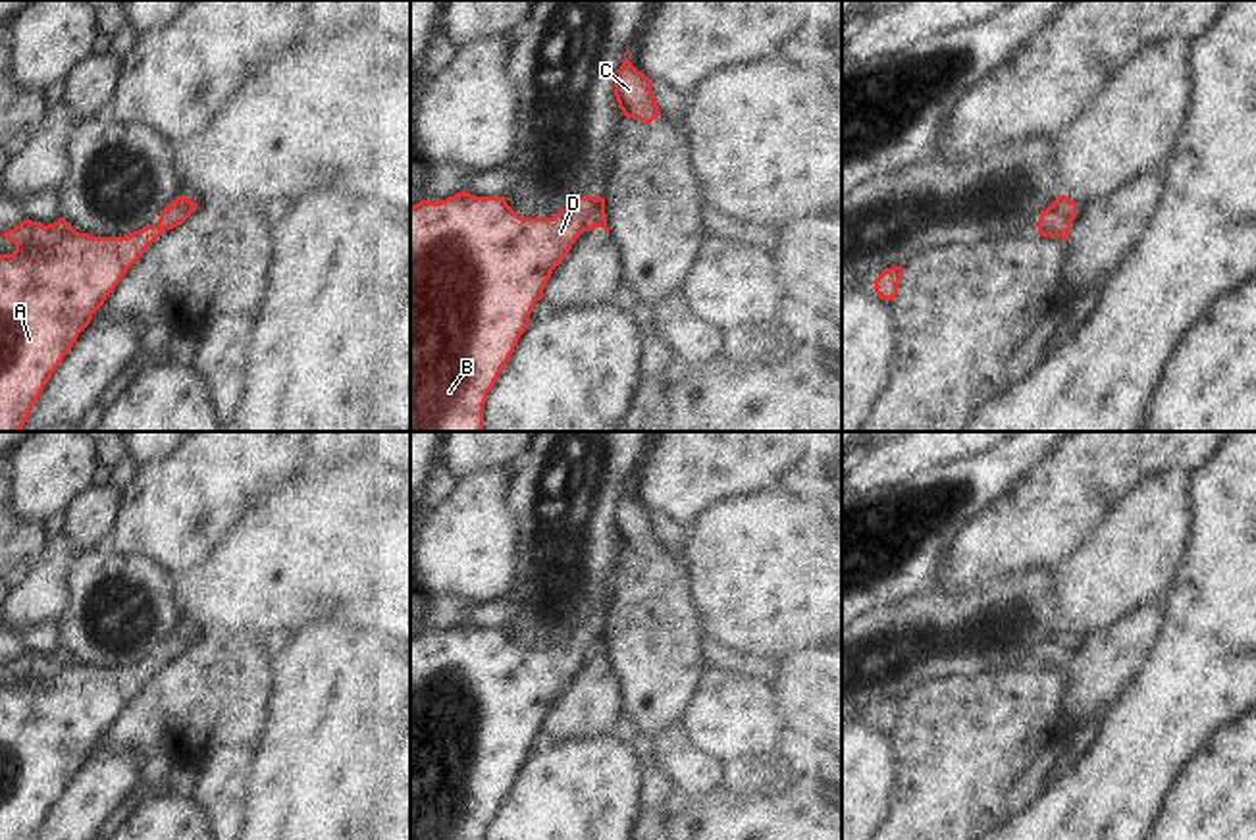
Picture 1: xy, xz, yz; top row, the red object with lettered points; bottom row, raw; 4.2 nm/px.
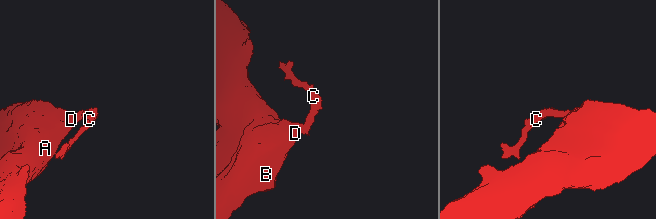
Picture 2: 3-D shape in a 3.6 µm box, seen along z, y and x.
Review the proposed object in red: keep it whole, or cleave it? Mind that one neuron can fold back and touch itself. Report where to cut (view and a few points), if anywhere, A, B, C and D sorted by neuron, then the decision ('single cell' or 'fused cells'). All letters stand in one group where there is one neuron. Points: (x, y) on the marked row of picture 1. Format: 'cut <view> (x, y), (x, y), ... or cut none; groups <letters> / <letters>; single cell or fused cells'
cut xz (594, 197), (580, 232); groups A B D / C; fused cells

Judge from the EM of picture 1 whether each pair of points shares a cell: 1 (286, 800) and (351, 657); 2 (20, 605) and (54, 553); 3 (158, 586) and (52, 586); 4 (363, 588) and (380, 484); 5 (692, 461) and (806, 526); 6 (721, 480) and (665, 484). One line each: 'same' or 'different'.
1: same
2: same
3: different
4: same
5: different
6: same

